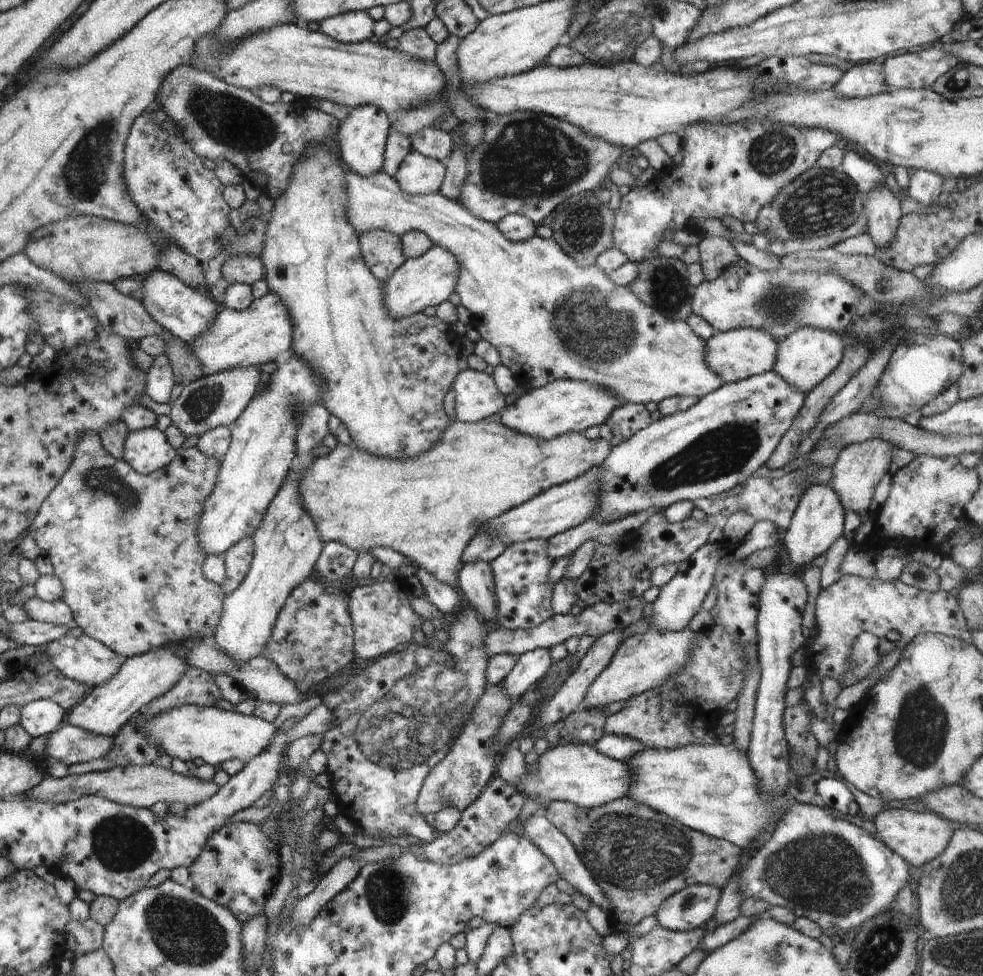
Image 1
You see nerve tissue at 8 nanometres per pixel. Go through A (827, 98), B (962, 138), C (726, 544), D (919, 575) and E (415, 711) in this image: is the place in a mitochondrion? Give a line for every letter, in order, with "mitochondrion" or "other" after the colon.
A: other
B: other
C: other
D: other
E: mitochondrion

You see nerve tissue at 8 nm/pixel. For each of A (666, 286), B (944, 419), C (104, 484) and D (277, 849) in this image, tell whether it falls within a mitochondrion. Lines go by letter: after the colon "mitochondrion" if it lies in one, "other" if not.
A: mitochondrion
B: other
C: mitochondrion
D: other

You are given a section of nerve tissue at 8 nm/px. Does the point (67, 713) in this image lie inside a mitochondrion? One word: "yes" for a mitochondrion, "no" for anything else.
no

